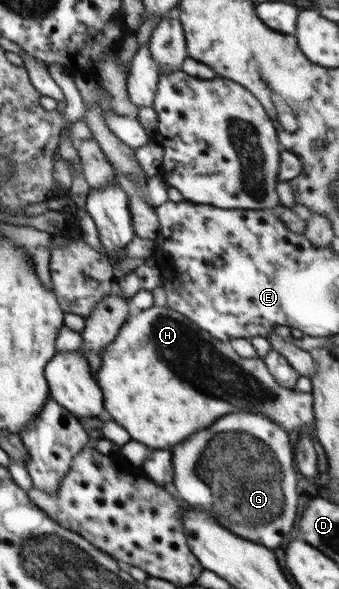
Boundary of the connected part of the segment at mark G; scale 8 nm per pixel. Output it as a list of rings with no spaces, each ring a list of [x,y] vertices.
[[[236,411],[223,415],[211,427],[193,433],[187,441],[179,442],[171,449],[175,495],[185,504],[209,512],[217,523],[243,539],[269,549],[275,549],[277,543],[286,545],[292,539],[291,527],[297,517],[295,513],[299,497],[296,489],[297,471],[293,467],[294,449],[289,441],[289,435],[281,424],[267,419],[261,412]]]

